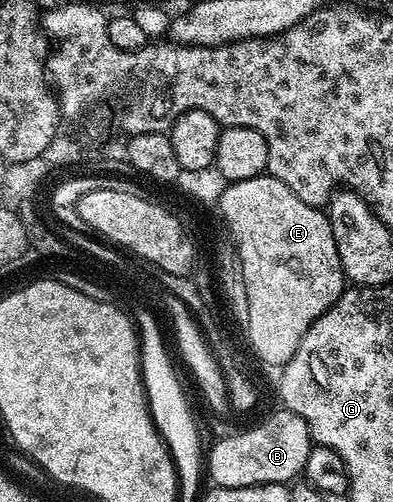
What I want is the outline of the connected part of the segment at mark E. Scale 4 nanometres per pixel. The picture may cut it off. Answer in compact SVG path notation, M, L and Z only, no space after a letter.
M263 172L257 178L231 182L223 187L217 197L225 210L234 239L237 239L245 271L245 287L249 291L250 319L244 338L250 341L260 361L278 368L293 357L314 320L329 309L343 292L344 275L333 240L332 224L325 209L304 204L304 200L300 200L288 184L271 178L269 173Z

